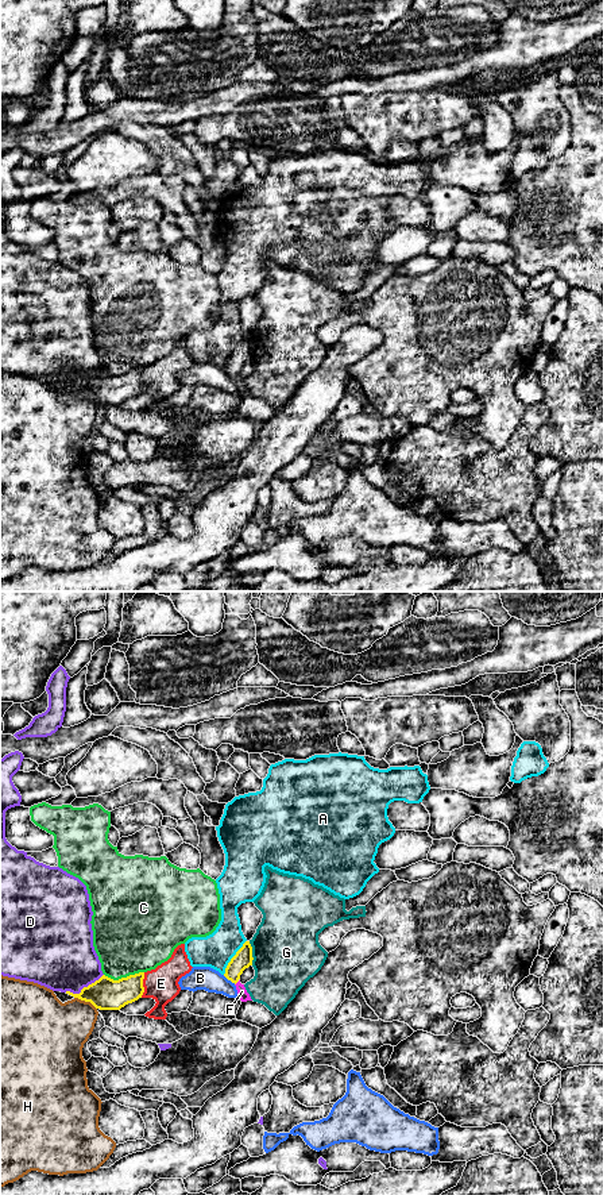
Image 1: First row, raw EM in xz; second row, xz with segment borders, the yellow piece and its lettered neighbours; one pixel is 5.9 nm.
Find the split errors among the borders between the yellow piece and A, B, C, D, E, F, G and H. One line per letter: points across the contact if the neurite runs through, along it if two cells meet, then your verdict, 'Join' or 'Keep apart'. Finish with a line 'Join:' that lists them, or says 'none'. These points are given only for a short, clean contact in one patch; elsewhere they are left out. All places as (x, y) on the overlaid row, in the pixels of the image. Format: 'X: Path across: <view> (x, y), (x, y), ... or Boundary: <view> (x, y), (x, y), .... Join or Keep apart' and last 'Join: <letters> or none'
A: Keep apart
B: Keep apart
C: Keep apart
D: Keep apart
E: Keep apart
F: Path across: xz (243, 959), (236, 966), (236, 982), (242, 991). Join
G: Keep apart
H: Boundary: xz (74, 997), (88, 1001), (96, 1009). Keep apart
Join: F

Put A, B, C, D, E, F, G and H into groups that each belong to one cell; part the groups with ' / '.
A / B / C / D / E / F / G / H

